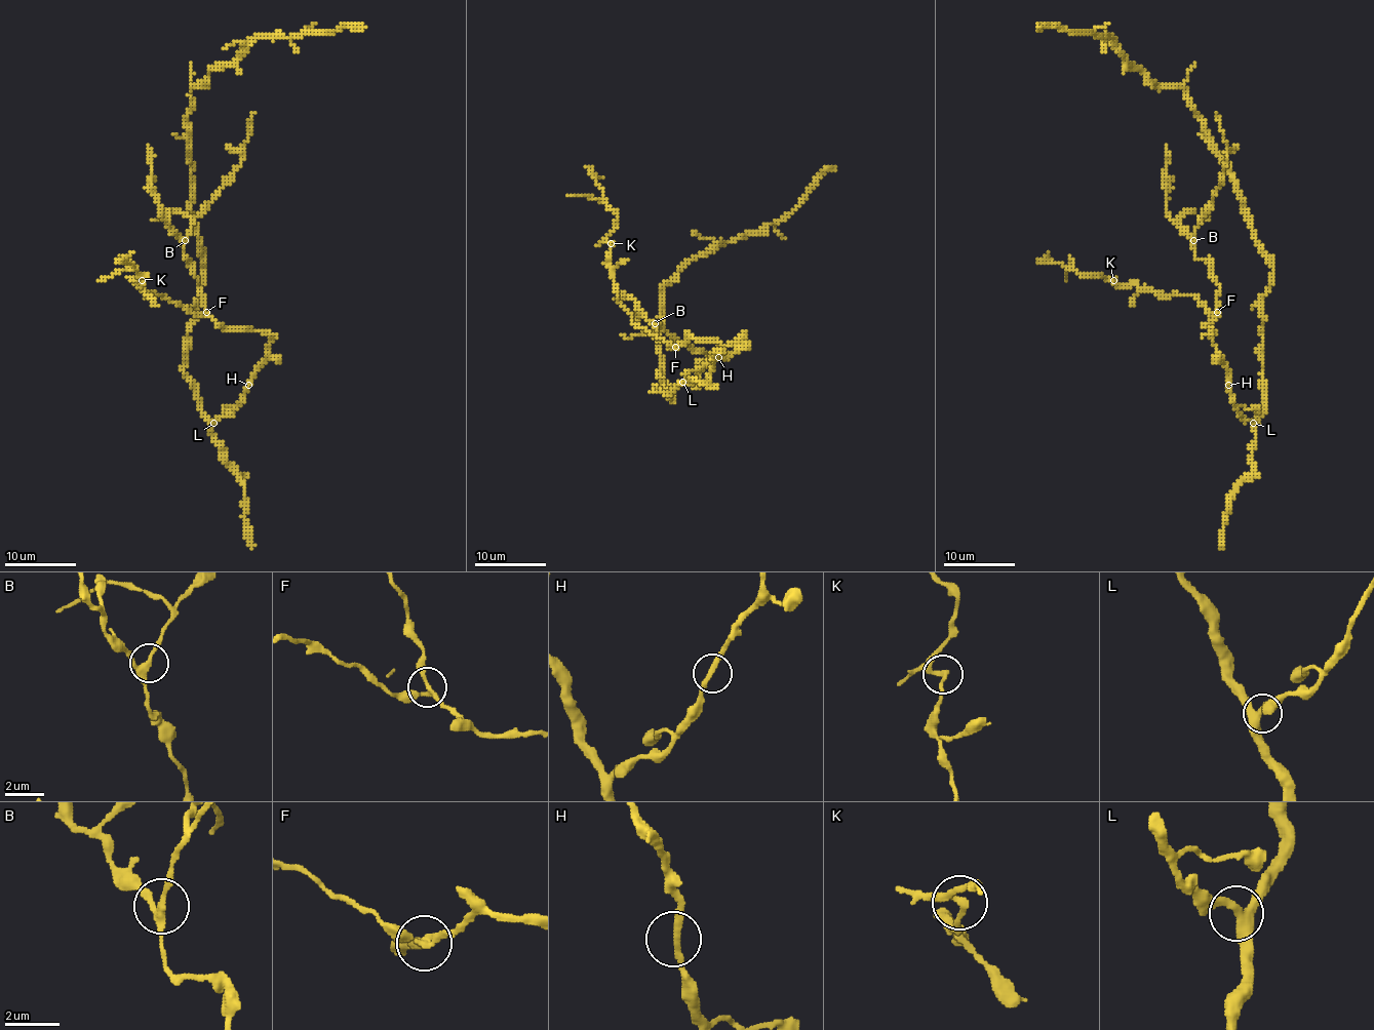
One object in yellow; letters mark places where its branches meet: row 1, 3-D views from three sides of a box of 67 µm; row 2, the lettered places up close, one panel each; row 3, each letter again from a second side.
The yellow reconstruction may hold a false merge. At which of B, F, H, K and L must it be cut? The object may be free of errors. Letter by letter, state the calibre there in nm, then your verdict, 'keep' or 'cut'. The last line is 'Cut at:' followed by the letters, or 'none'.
B: 220 nm | cut
F: 200 nm | keep
H: 240 nm | keep
K: 190 nm | keep
L: 340 nm | keep
Cut at: B

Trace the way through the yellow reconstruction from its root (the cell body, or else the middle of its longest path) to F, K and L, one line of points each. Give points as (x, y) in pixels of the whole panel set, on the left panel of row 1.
F: (187, 337), (185, 377), (199, 410), (209, 421), (229, 416), (270, 337), (226, 329), (206, 312)
K: (187, 337), (185, 377), (199, 410), (209, 421), (229, 416), (270, 337), (226, 329), (149, 295), (142, 280)
L: (187, 337), (185, 377), (192, 385), (199, 408), (213, 423)

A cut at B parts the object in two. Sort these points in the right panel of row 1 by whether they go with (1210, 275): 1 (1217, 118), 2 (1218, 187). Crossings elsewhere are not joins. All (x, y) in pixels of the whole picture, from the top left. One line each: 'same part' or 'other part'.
1: other part
2: other part

